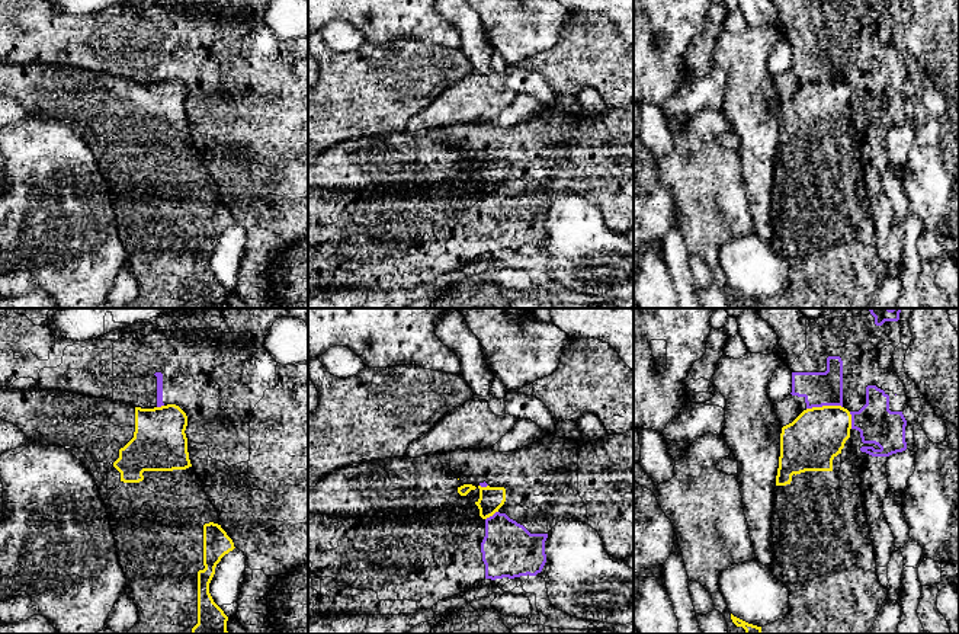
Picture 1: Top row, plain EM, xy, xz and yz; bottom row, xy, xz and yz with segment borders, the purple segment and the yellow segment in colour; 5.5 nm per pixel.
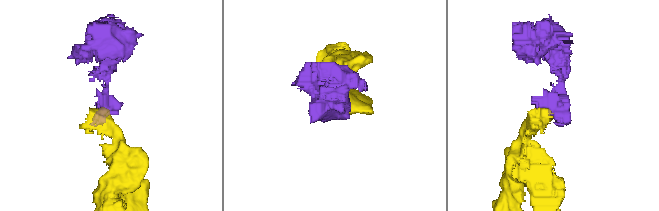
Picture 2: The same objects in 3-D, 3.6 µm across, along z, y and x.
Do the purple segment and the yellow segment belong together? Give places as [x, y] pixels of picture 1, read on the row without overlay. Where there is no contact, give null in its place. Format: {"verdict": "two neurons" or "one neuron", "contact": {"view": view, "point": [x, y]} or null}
{"verdict": "two neurons", "contact": {"view": "yz", "point": [824, 79]}}

